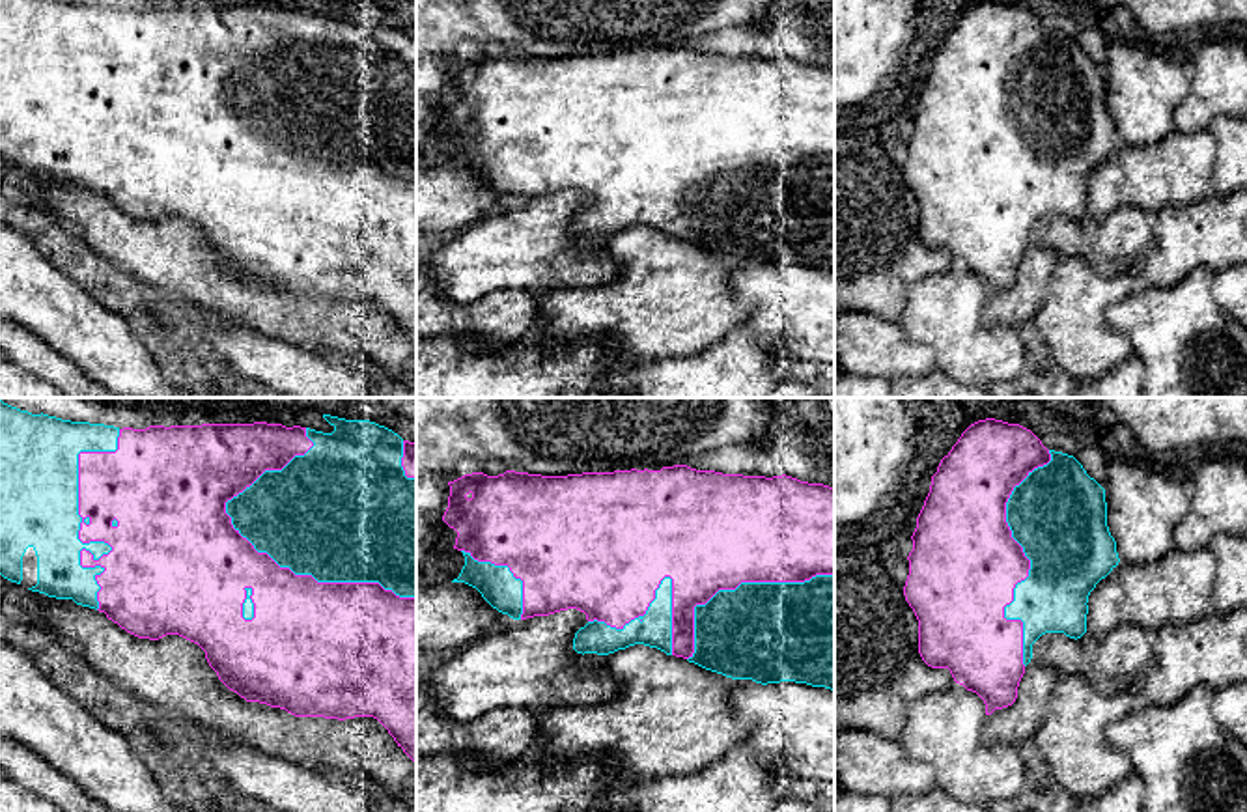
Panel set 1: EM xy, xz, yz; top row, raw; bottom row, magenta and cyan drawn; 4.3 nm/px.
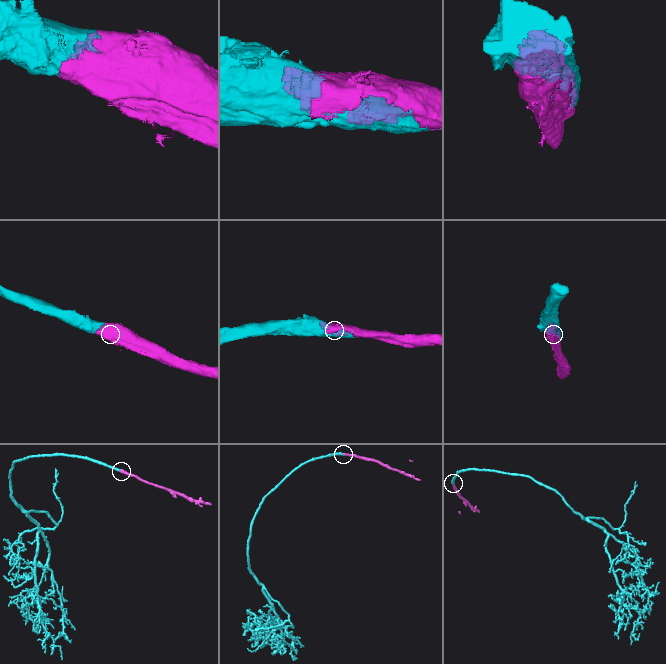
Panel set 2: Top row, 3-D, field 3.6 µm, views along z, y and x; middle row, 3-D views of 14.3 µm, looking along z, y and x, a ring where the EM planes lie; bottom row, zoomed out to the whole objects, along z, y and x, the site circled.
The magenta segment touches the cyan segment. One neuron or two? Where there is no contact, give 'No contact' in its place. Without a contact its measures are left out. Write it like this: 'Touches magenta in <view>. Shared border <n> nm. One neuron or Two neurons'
Touches magenta in xy. Shared border 900 nm. One neuron

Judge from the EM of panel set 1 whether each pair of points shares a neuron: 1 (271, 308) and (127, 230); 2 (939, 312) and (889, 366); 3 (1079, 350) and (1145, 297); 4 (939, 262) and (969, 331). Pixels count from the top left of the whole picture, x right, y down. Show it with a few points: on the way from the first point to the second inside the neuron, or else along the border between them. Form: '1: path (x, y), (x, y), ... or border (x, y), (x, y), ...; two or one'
1: path (236, 299), (202, 280), (172, 254), (163, 254); one
2: border (898, 320), (913, 340), (932, 351), (936, 366); two
3: border (1134, 288), (1106, 314), (1106, 322), (1134, 351); two
4: border (956, 266), (919, 279), (910, 288), (908, 297); two

